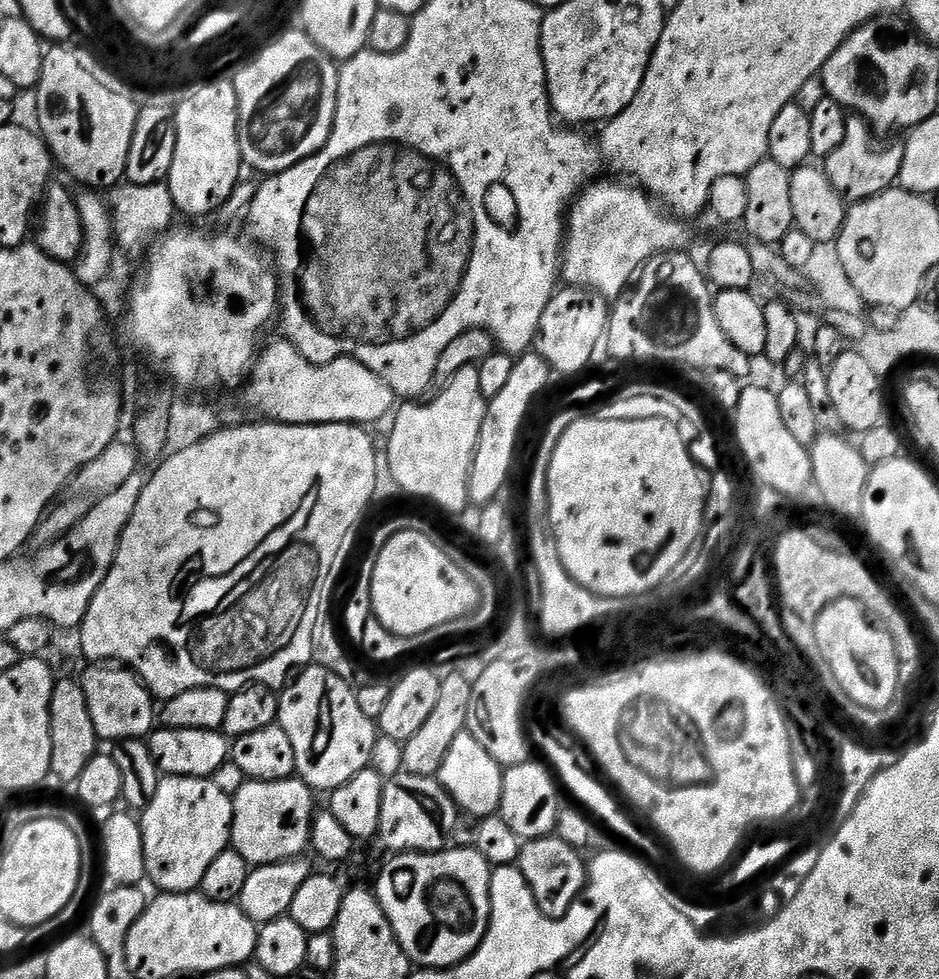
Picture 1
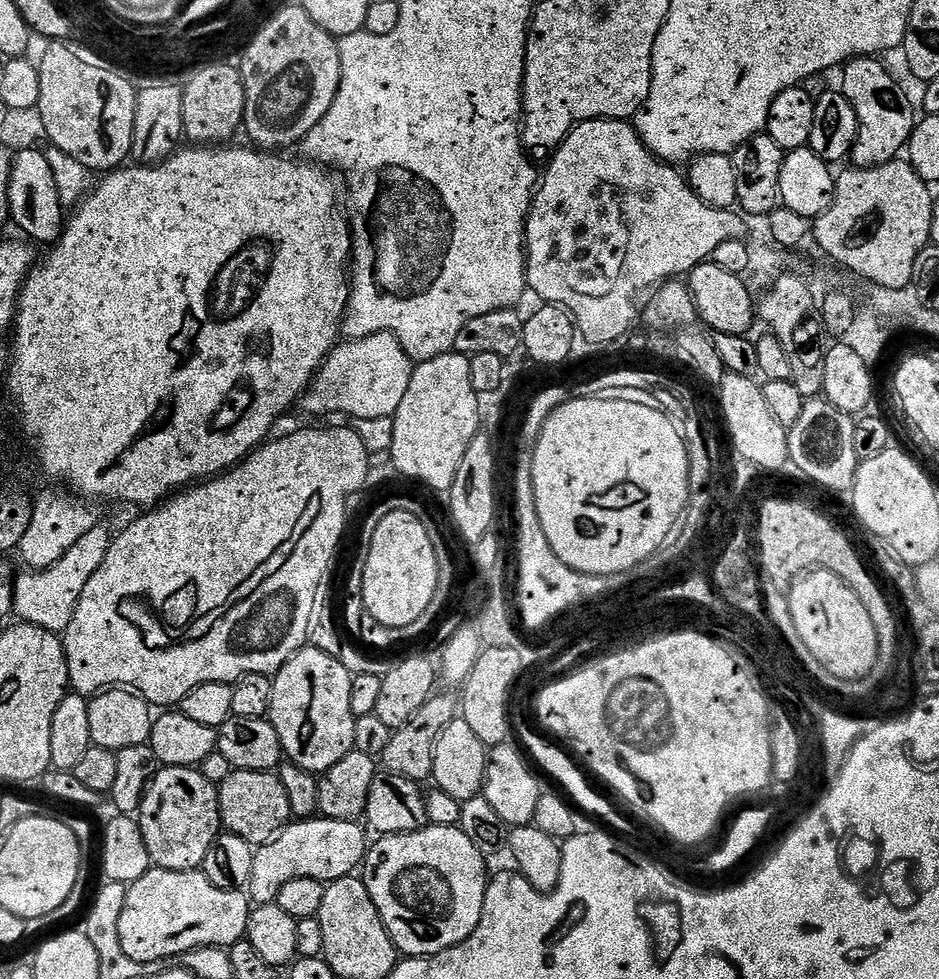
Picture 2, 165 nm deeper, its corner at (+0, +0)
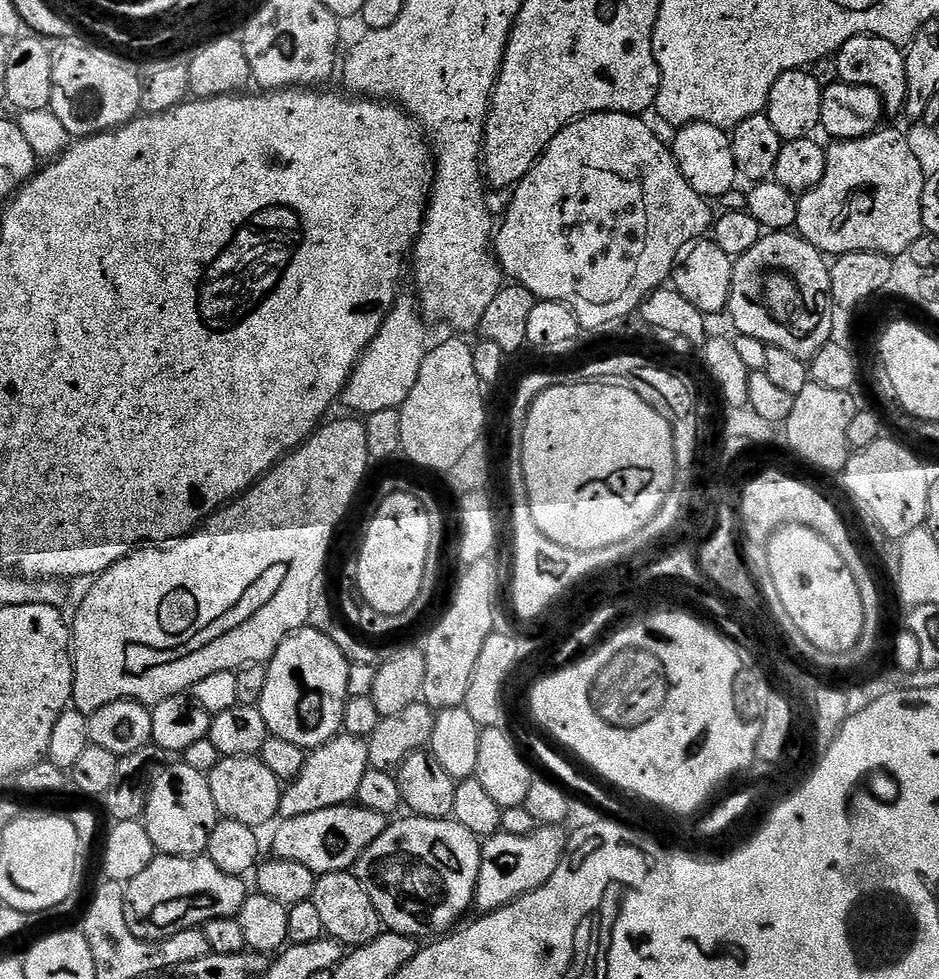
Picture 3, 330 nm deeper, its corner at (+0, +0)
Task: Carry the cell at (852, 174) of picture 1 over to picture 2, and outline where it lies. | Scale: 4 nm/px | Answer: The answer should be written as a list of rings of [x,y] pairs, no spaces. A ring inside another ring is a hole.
[[[857,56],[855,60],[850,60],[847,64],[843,65],[842,73],[844,72],[844,77],[841,78],[840,84],[838,84],[839,91],[843,92],[844,97],[846,97],[847,100],[851,102],[854,107],[856,107],[856,113],[858,114],[858,134],[856,135],[856,141],[852,147],[852,155],[850,157],[851,163],[857,168],[877,168],[878,166],[888,164],[890,161],[897,159],[897,157],[899,157],[901,153],[907,149],[908,140],[912,137],[912,131],[916,129],[918,123],[918,115],[916,116],[915,110],[912,109],[911,98],[904,93],[903,86],[900,85],[899,82],[896,81],[895,78],[892,77],[891,74],[879,64],[880,62],[881,61],[879,59],[871,56]]]

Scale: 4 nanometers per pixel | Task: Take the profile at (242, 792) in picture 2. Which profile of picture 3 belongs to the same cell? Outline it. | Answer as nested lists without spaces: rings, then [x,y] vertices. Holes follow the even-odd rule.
[[[225,756],[218,762],[218,766],[214,766],[212,772],[207,773],[207,778],[210,794],[214,798],[217,817],[242,822],[242,826],[250,826],[257,830],[263,829],[263,824],[270,823],[269,825],[271,825],[279,817],[282,782],[278,778],[274,778],[274,773],[257,757]]]

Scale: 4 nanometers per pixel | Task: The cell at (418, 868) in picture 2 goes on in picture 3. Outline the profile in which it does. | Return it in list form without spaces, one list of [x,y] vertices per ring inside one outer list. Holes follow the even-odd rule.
[[[413,814],[406,816],[405,820],[393,819],[387,830],[356,859],[354,874],[358,882],[366,886],[366,894],[370,894],[370,902],[374,902],[374,910],[378,910],[381,925],[387,931],[413,938],[440,938],[451,933],[465,919],[463,916],[468,908],[470,912],[473,907],[482,844],[457,820],[435,820]]]

